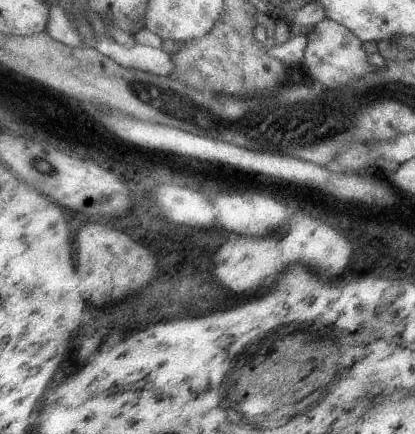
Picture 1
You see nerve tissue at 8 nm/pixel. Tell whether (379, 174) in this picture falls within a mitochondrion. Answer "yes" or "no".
no

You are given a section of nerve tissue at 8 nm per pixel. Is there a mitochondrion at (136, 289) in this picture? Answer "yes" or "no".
yes

